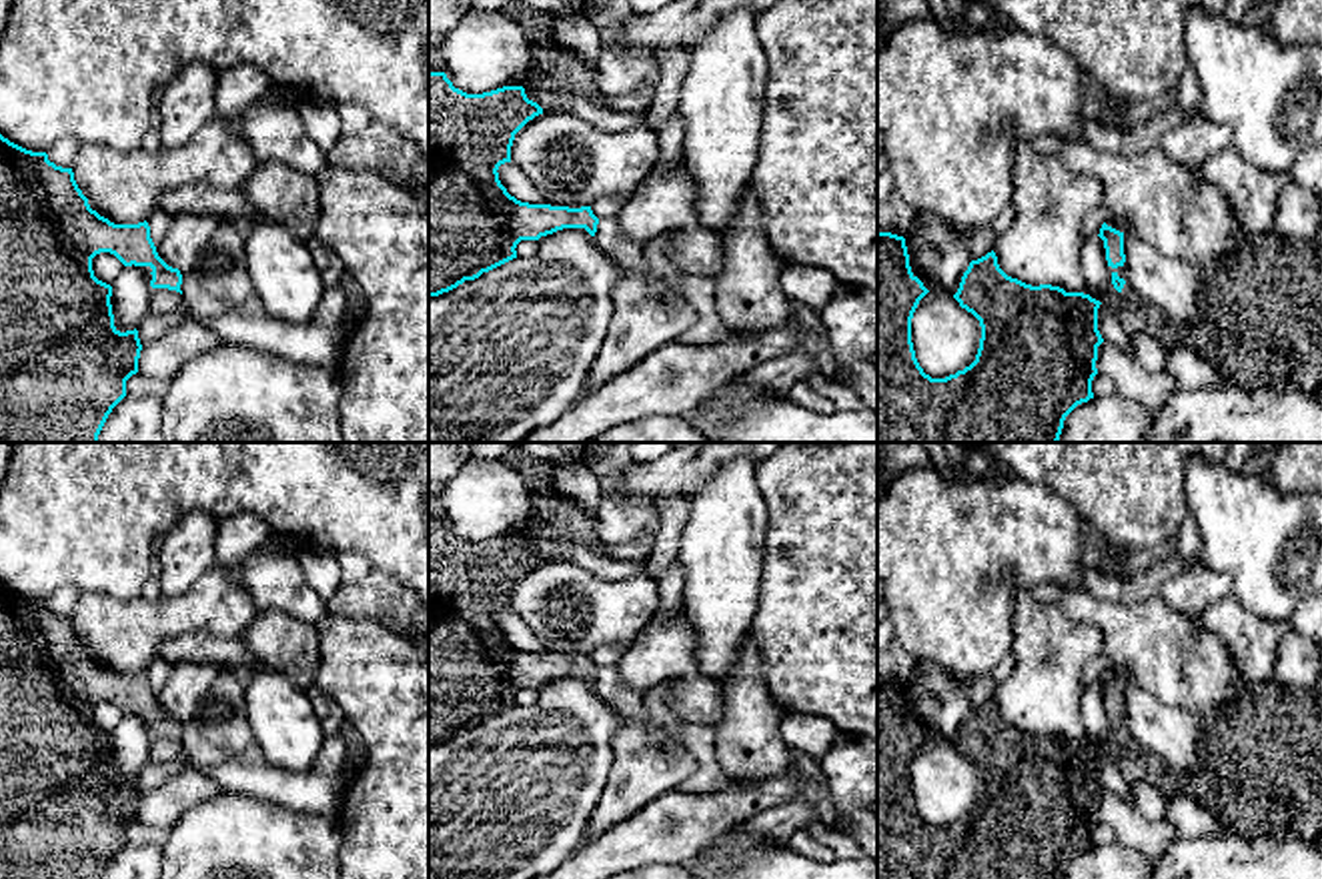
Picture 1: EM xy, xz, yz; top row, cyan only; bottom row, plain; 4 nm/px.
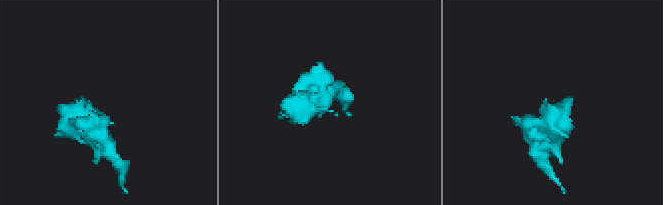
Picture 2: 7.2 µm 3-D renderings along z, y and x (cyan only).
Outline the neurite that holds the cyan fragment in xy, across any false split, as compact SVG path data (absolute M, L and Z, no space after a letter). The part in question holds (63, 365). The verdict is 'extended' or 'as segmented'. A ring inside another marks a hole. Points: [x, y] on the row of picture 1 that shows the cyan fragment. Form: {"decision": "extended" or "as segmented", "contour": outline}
{"decision": "as segmented", "contour": "M0 134L0 443L98 443L98 434L112 408L126 396L126 380L138 372L140 338L138 330L120 332L114 326L112 286L98 280L92 270L92 258L100 252L114 254L124 266L150 266L152 288L168 288L182 294L182 274L168 266L156 252L148 222L114 224L90 208L74 180L72 168L56 166L46 152L26 150Z"}

